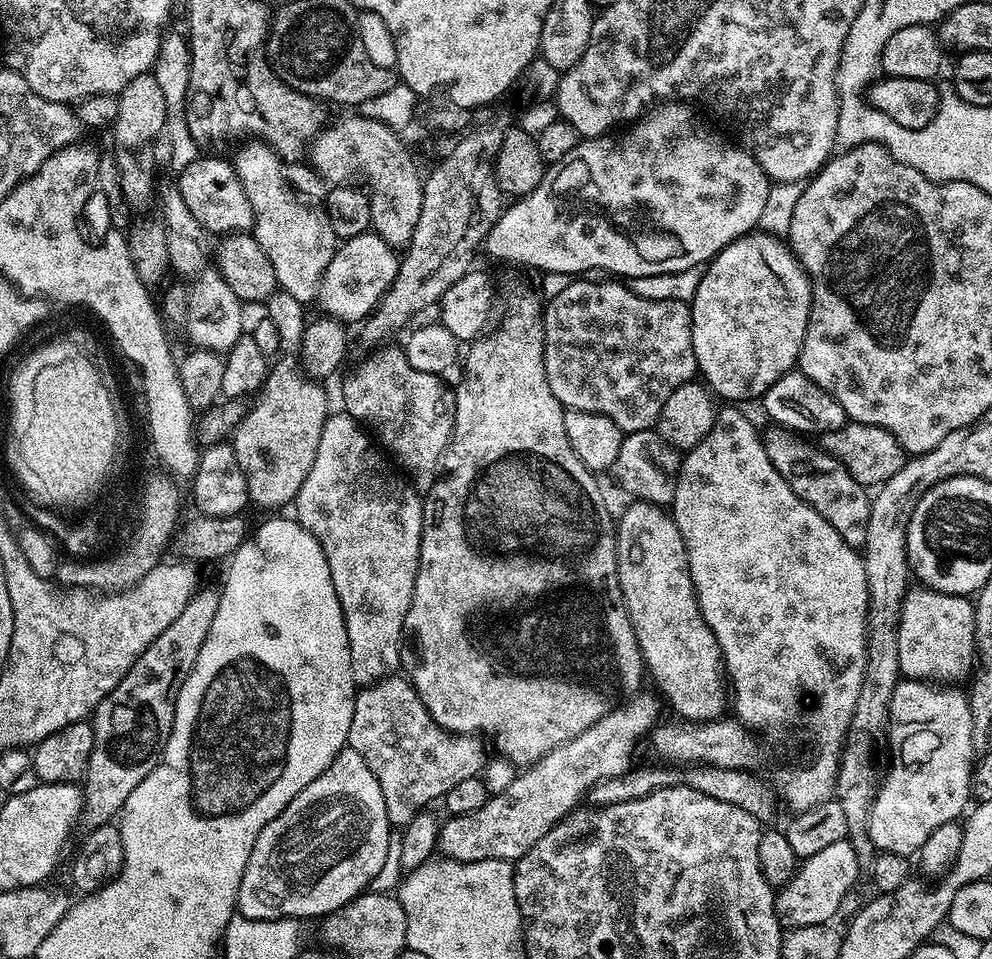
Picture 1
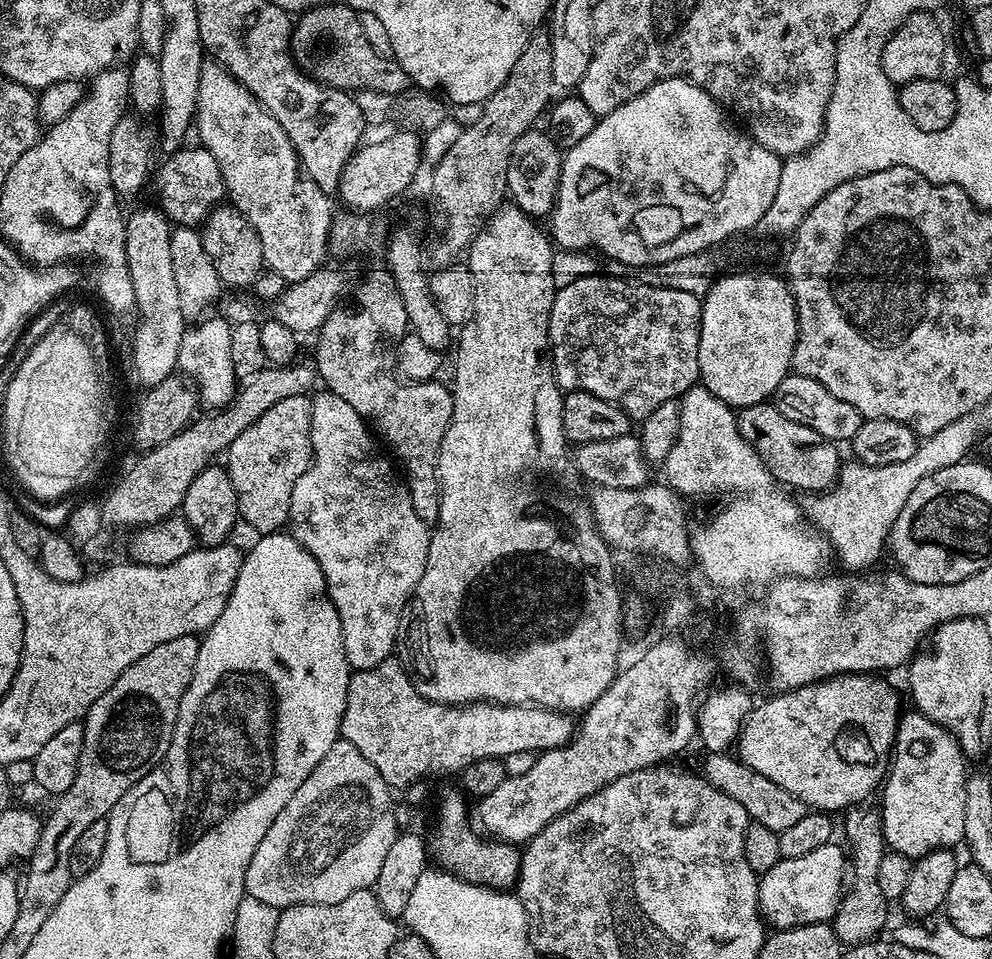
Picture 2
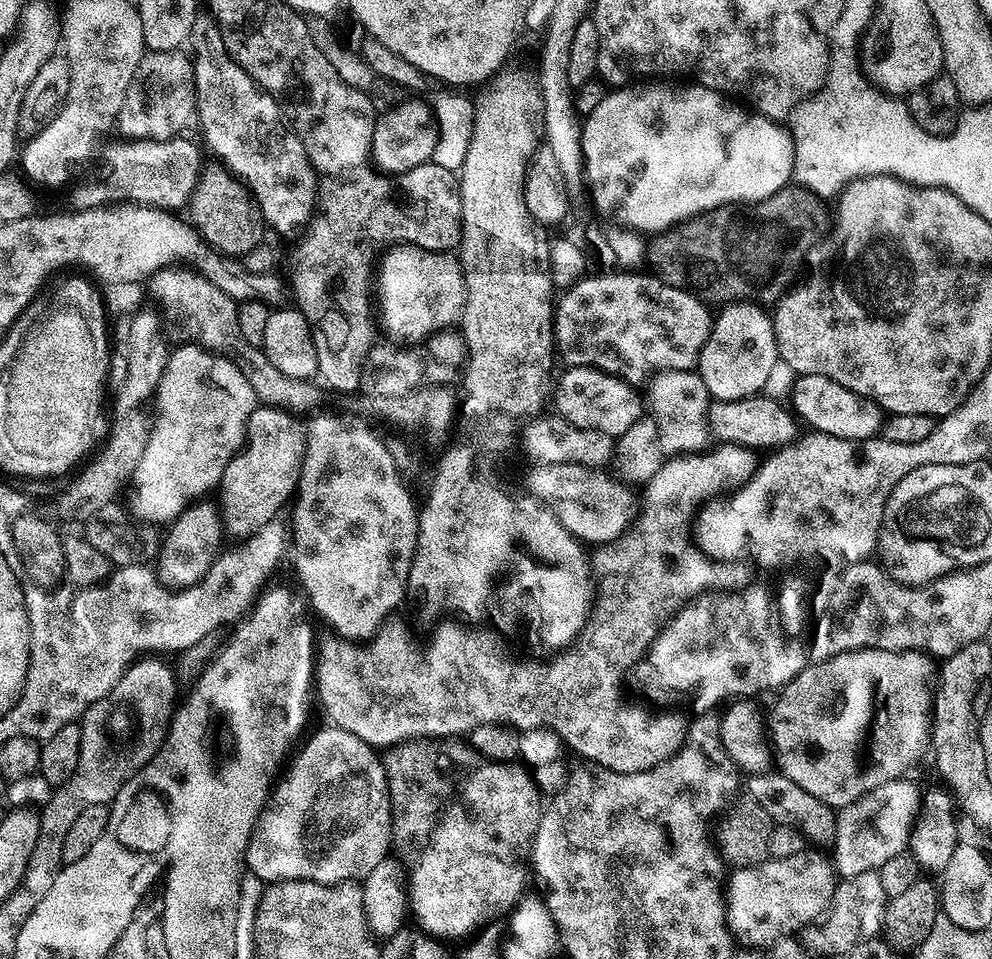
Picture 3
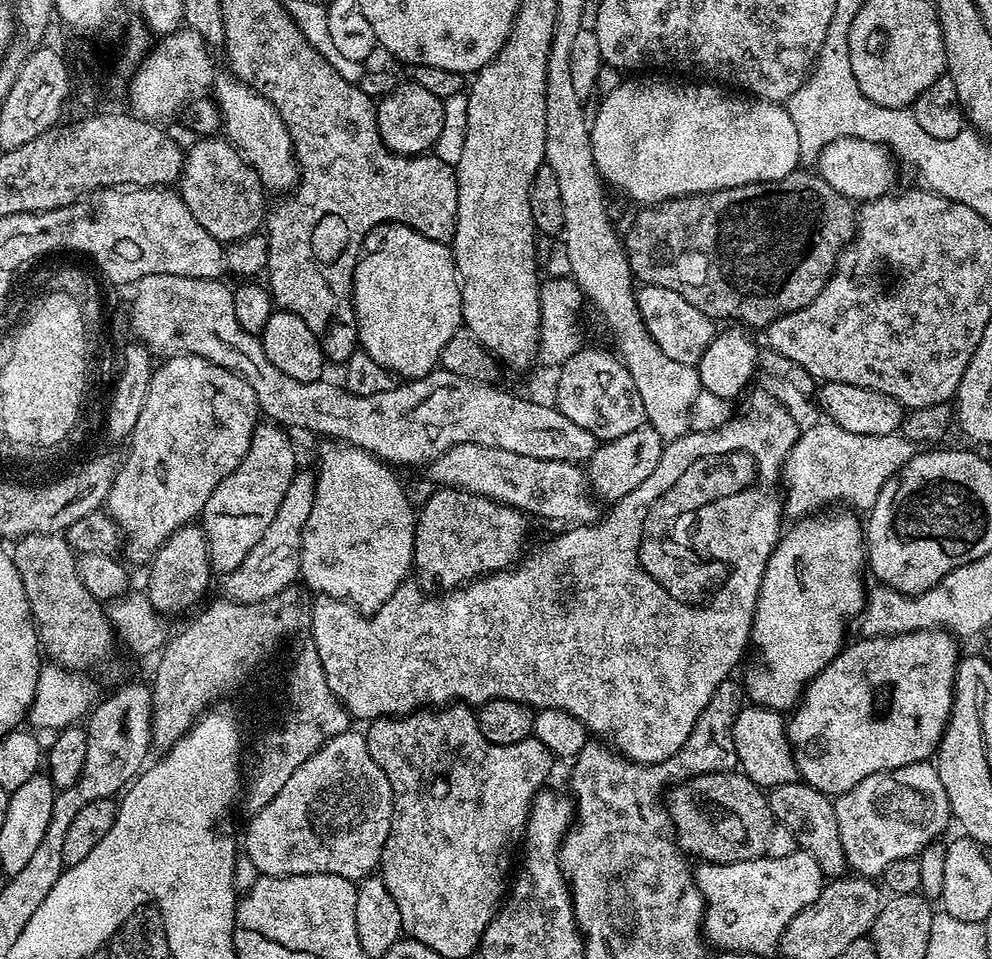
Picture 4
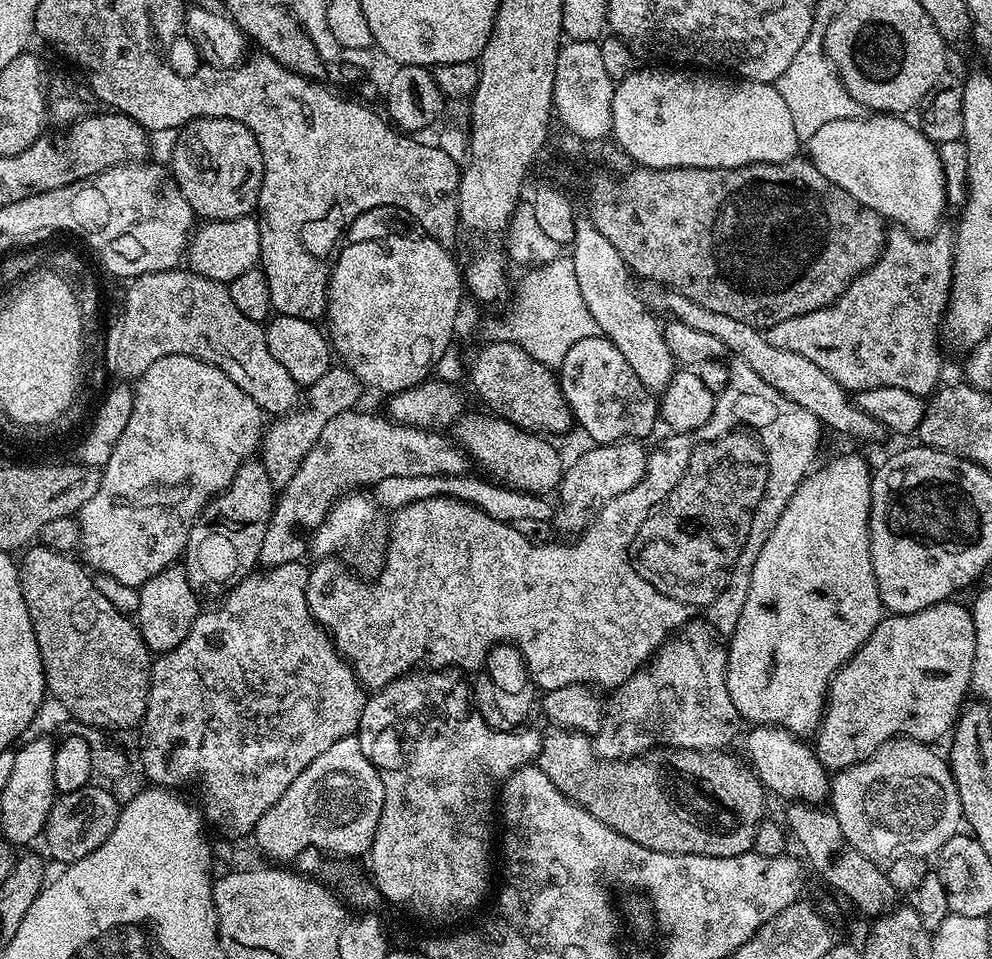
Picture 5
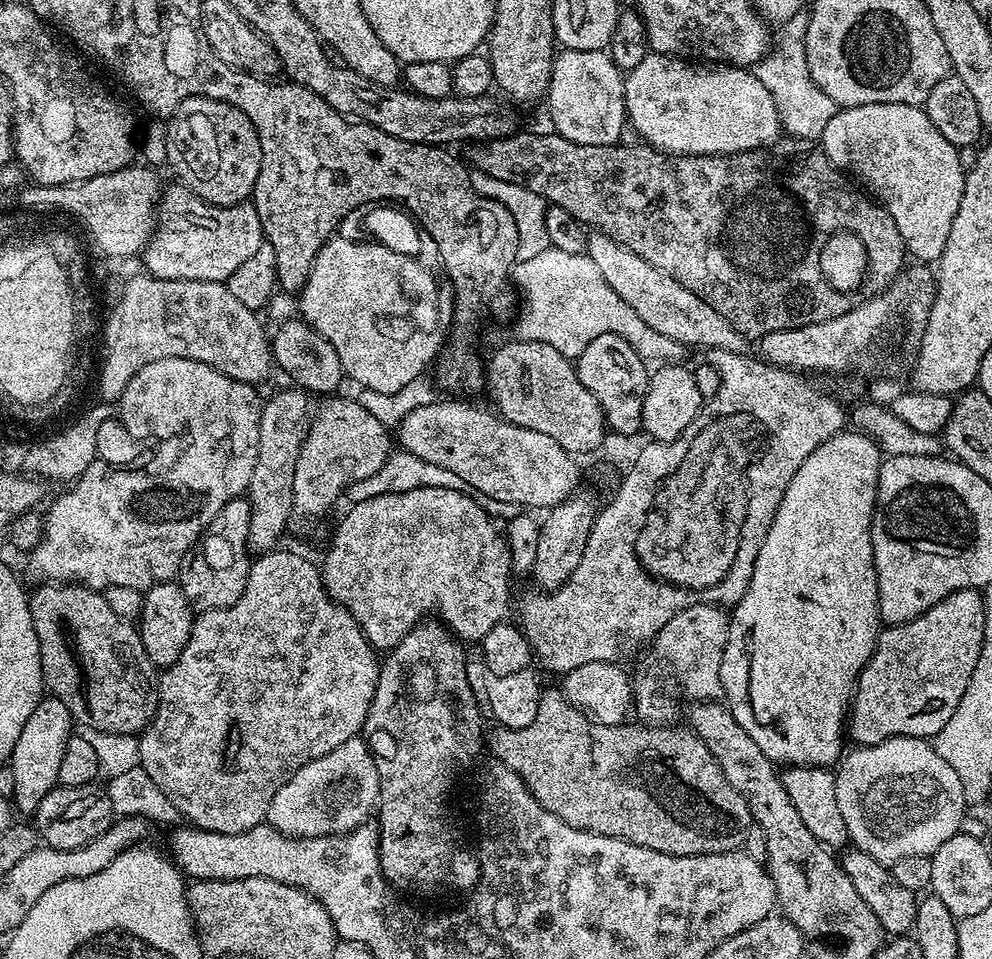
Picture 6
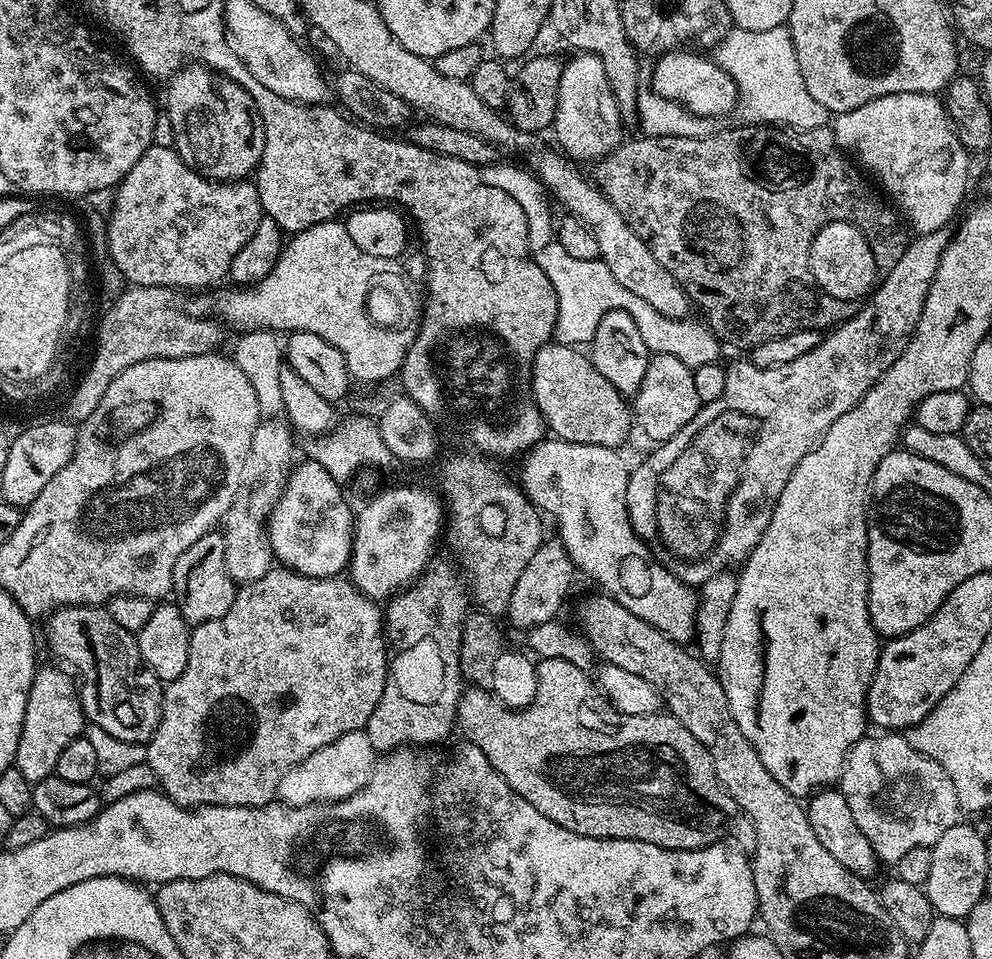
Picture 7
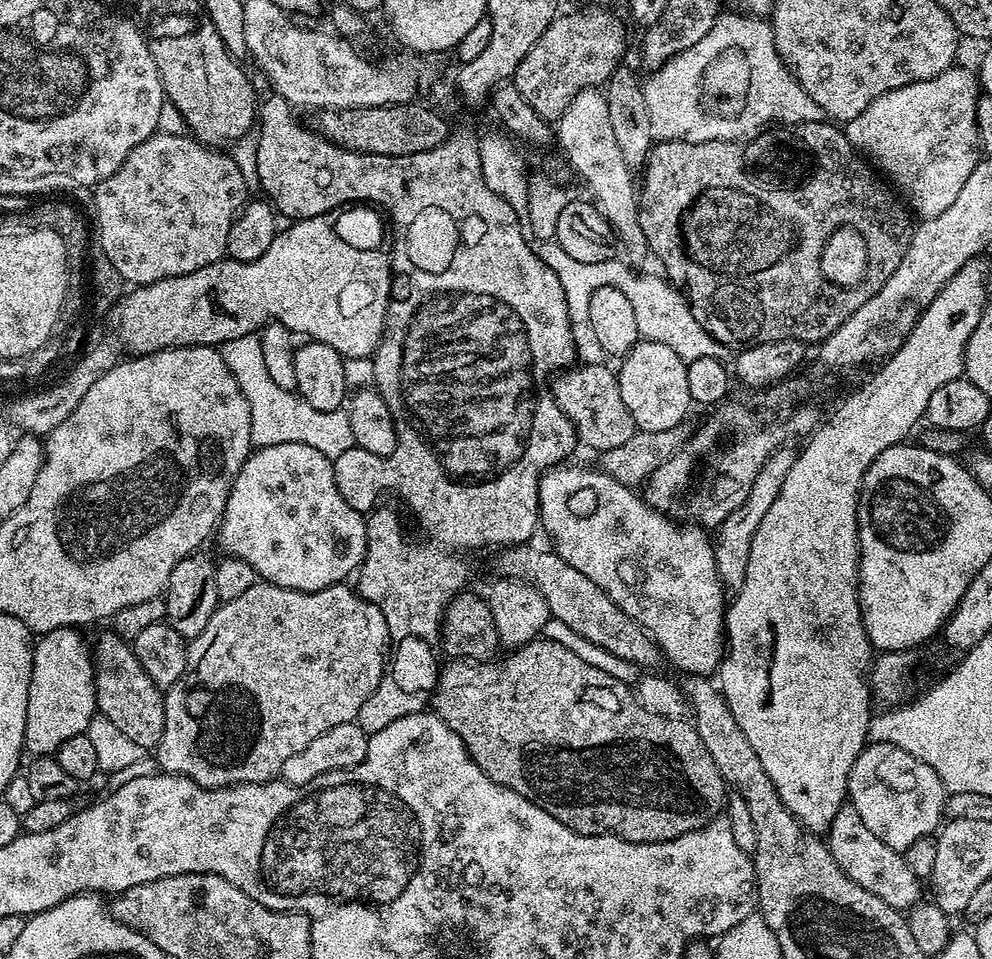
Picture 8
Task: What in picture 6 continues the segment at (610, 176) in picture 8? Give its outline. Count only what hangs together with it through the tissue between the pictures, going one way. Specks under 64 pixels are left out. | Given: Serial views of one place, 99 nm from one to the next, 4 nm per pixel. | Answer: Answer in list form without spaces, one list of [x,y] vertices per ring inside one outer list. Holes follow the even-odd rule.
[[[557,51],[552,61],[552,77],[548,83],[546,105],[551,127],[556,135],[582,146],[619,144],[626,129],[624,76],[607,51]]]

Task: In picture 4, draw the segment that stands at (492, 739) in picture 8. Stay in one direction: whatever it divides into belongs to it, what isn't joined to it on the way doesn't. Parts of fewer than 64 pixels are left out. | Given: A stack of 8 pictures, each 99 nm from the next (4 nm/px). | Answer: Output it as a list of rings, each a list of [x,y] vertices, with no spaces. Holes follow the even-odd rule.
[[[739,770],[711,772],[705,776],[693,776],[673,787],[666,796],[668,819],[672,825],[674,839],[681,852],[700,862],[729,864],[757,860],[766,850],[766,837],[770,835],[774,817],[765,789],[757,786],[751,778]]]

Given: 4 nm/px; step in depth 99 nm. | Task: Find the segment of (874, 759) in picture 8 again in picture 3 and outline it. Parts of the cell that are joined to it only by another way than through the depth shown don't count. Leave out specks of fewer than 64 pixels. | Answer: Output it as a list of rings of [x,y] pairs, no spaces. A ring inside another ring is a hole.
[[[901,778],[883,783],[850,806],[839,809],[832,843],[832,861],[841,879],[877,871],[887,859],[907,849],[909,834],[922,799],[921,791],[907,780]]]

